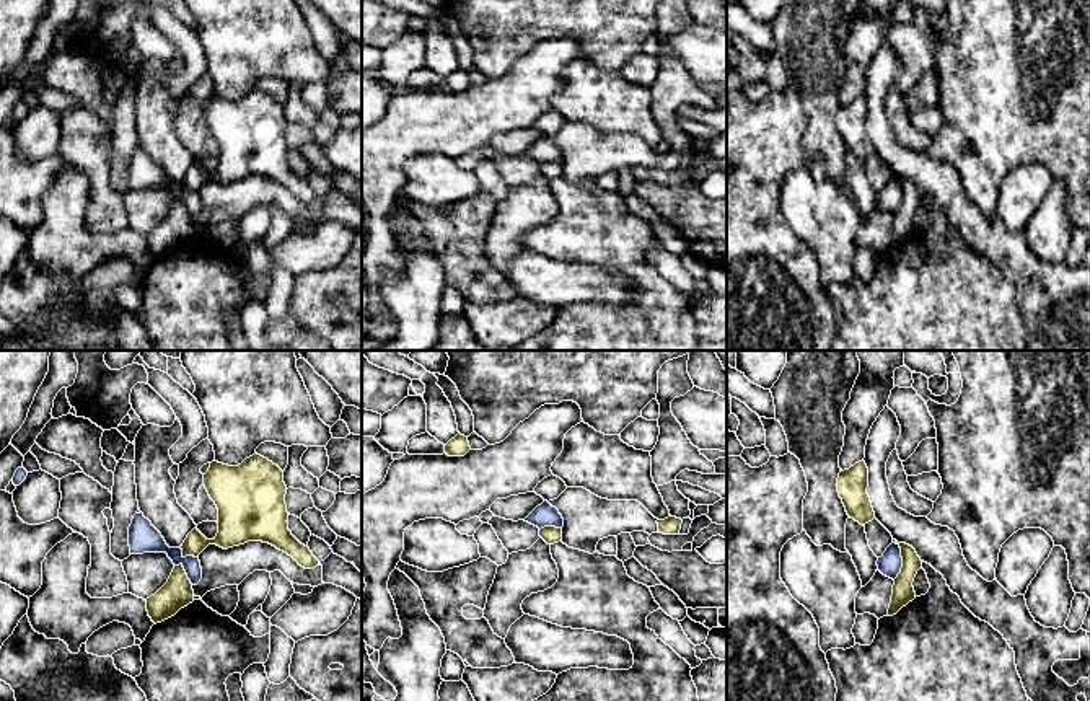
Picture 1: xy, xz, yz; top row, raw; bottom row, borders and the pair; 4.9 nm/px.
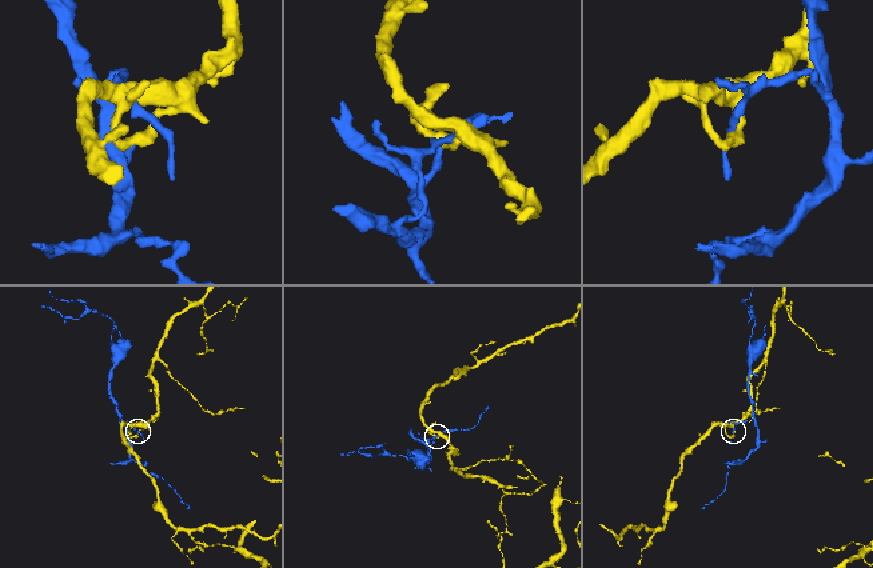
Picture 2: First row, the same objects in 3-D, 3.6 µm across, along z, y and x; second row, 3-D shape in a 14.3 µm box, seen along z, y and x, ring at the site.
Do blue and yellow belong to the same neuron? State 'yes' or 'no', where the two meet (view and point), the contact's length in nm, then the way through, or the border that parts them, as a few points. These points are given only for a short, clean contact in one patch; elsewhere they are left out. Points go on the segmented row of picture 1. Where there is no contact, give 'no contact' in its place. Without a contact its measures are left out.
no; contact yz (901, 561); length 190 nm; border yz (895, 542), (900, 548), (901, 571), (893, 579)

